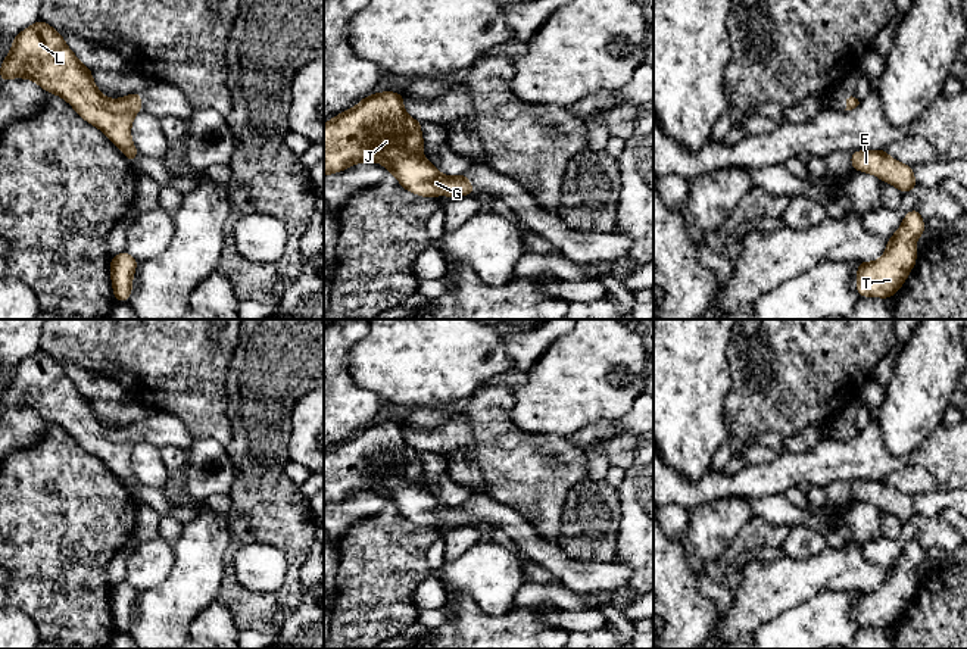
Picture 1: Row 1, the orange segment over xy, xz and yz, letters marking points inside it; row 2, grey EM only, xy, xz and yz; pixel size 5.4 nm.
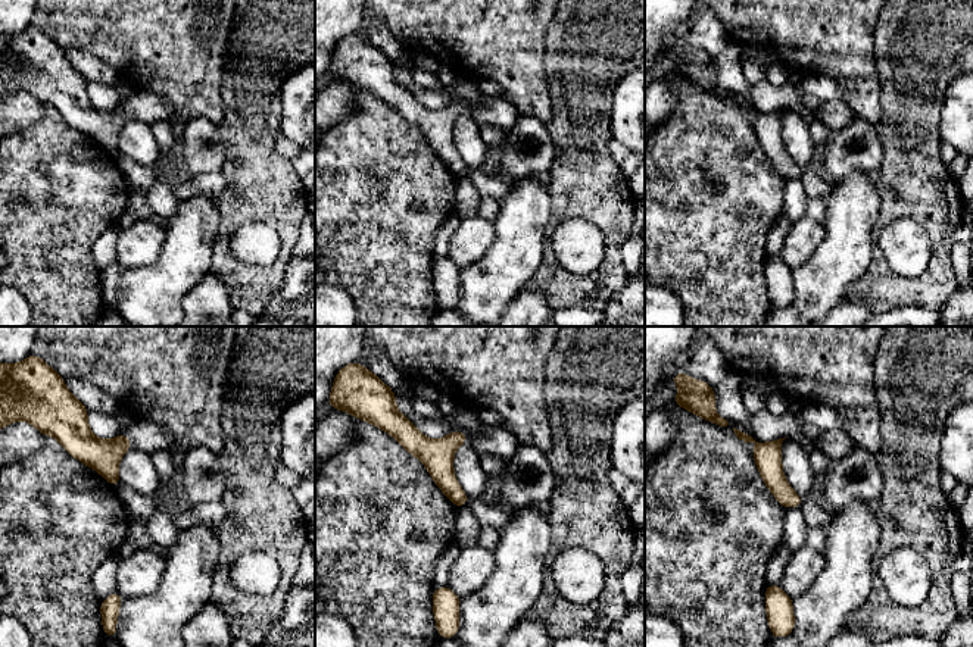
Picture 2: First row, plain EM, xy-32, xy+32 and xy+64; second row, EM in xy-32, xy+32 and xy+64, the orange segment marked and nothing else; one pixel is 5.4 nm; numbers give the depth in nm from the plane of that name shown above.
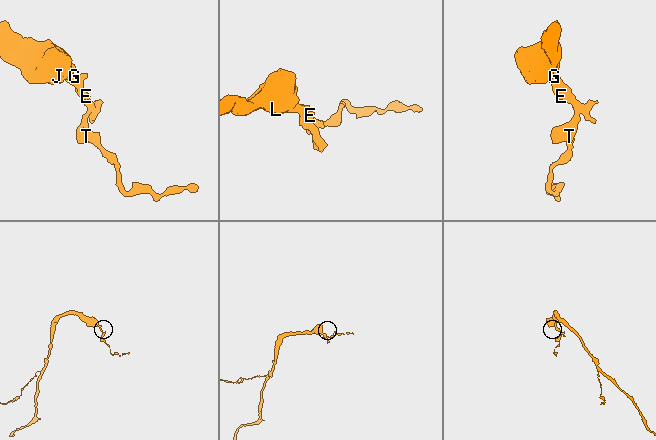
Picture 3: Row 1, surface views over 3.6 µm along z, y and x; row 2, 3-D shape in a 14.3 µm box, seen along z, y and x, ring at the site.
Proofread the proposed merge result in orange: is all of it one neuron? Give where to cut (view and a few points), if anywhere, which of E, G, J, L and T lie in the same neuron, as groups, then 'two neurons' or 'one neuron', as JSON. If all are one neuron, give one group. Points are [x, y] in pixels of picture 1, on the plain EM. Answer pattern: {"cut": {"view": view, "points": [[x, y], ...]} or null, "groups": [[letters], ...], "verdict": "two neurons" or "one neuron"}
{"cut": null, "groups": [["E", "G", "J", "L", "T"]], "verdict": "one neuron"}

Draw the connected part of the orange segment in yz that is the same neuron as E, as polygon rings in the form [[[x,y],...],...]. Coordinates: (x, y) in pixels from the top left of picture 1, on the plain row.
[[[860,480],[851,483],[852,499],[873,503],[883,512],[893,514],[901,522],[918,517],[910,494],[901,493],[882,480]]]

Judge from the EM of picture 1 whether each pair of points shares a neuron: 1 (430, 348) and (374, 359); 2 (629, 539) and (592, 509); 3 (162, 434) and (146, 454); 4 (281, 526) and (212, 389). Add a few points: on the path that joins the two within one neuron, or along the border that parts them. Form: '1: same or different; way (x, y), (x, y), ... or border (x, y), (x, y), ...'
1: same; way (417, 353), (405, 359), (387, 359)
2: different; border (617, 495), (620, 517), (617, 555), (614, 559)
3: different; border (142, 439), (159, 448)
4: different; border (227, 393), (231, 440), (225, 446)

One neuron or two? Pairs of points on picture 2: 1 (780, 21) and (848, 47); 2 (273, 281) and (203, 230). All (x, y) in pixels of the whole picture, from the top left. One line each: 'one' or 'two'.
1: one
2: two

